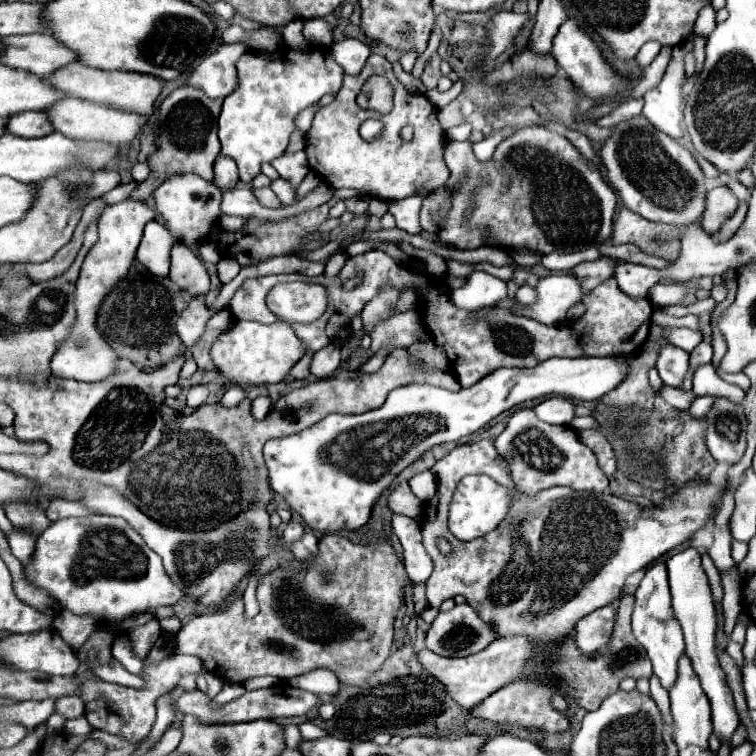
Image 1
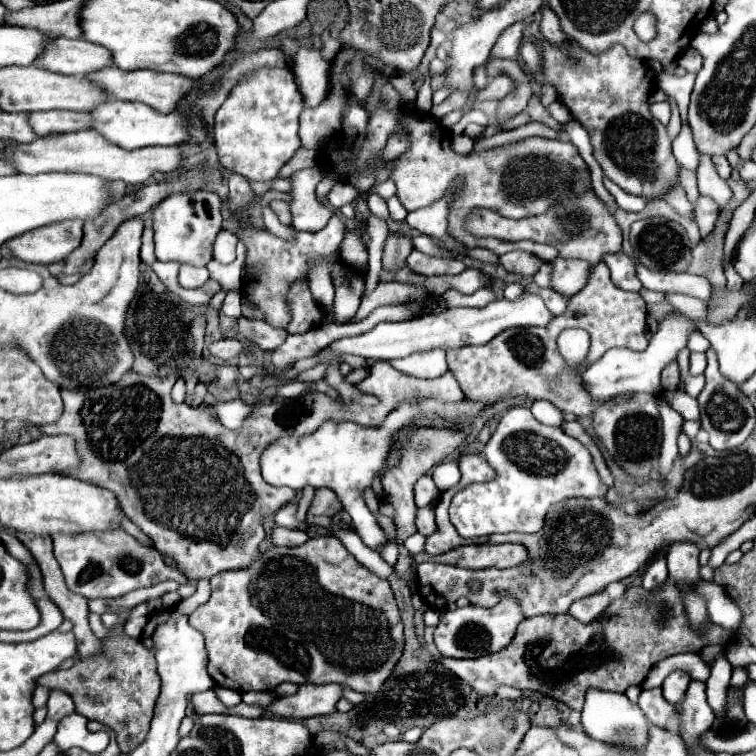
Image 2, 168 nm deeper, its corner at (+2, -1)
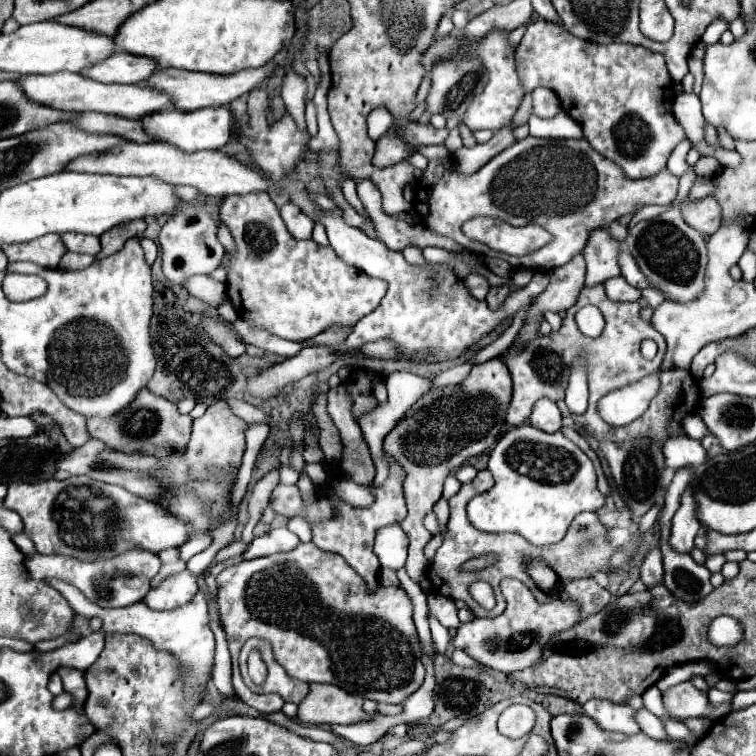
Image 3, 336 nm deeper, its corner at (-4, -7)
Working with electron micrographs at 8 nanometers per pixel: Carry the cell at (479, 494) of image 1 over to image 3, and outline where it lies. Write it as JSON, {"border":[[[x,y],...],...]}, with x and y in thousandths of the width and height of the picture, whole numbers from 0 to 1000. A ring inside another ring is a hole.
{"border":[[[690,560],[669,570],[648,599],[646,620],[653,628],[653,644],[630,655],[619,665],[619,687],[638,705],[685,705],[706,721],[738,718],[759,681],[770,676],[791,676],[802,668],[802,657],[788,644],[788,623],[775,599],[770,599],[743,570],[722,573],[701,560]]]}

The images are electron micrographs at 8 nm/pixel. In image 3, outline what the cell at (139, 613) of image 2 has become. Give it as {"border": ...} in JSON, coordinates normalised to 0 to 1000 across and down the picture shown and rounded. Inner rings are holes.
{"border":[[[237,725],[217,726],[209,734],[214,739],[214,750],[201,766],[200,776],[208,776],[214,767],[224,763],[225,758],[237,758],[246,751],[246,745],[237,737]]]}

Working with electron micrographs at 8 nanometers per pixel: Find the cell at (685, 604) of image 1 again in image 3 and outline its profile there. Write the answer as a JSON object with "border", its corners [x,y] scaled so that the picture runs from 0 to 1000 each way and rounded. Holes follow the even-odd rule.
{"border":[[[907,649],[902,655],[902,668],[889,687],[884,718],[894,731],[913,731],[918,726],[918,713],[923,702],[926,702],[926,692],[921,687],[921,665],[915,652]]]}

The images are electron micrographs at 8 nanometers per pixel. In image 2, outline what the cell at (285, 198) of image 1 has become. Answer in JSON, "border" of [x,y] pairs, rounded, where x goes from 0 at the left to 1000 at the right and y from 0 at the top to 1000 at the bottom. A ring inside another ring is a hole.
{"border":[[[423,221],[394,226],[386,234],[389,253],[384,276],[386,276],[386,300],[392,306],[423,306],[439,287],[439,282],[426,269],[421,269],[415,255],[423,237],[426,237]]]}

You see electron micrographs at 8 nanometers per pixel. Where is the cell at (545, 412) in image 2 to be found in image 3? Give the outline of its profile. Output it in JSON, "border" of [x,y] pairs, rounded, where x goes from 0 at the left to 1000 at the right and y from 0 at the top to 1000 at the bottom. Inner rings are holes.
{"border":[[[714,528],[701,549],[701,560],[722,573],[735,573],[743,567],[743,552],[741,552],[741,541],[735,538],[733,530],[725,528]]]}

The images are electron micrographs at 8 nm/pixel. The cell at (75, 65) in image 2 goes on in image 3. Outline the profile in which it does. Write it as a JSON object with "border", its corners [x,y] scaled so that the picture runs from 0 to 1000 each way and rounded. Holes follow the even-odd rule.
{"border":[[[151,67],[146,75],[108,91],[106,97],[119,104],[130,104],[132,110],[190,110],[204,94],[204,81],[164,67]]]}

